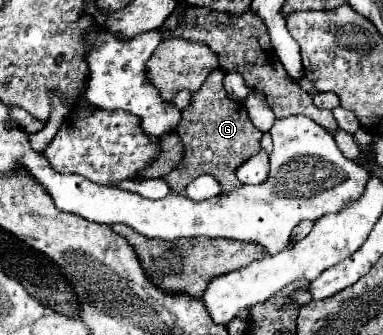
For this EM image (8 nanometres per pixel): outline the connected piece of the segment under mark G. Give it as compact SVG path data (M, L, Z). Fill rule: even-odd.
M214 70L208 76L206 84L202 84L202 88L192 96L190 106L182 112L182 120L174 130L184 142L184 158L168 176L164 176L164 180L176 194L184 192L186 186L202 174L212 174L216 180L220 180L224 192L230 192L240 184L234 170L260 150L262 132L250 122L246 106L228 98L222 78L224 70Z

